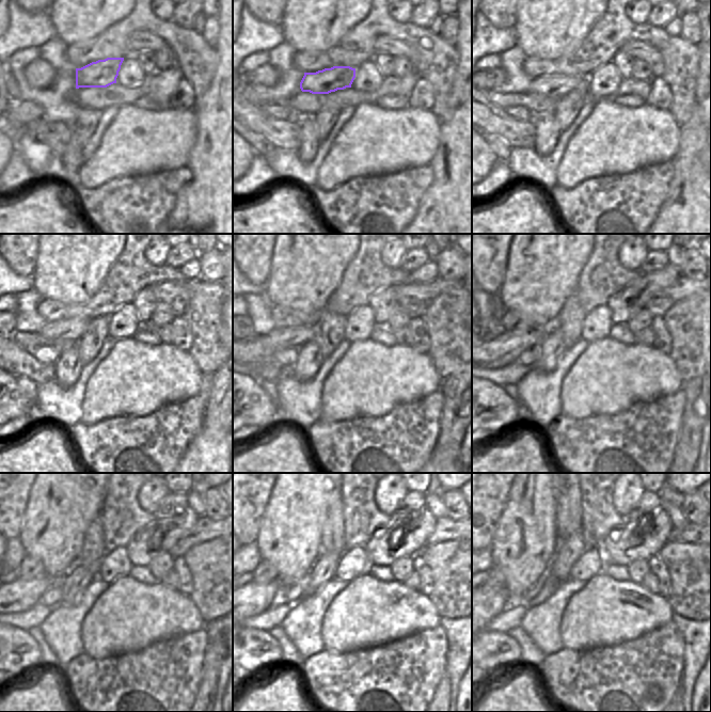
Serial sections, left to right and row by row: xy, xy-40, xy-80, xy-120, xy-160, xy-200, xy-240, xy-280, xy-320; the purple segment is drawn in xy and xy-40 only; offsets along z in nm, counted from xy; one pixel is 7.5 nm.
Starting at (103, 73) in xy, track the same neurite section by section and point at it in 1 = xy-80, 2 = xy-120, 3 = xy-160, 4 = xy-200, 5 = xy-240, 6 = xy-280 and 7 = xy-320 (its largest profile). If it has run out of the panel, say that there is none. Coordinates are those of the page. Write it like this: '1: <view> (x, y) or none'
1: xy-80 (551, 85)
2: xy-120 (70, 329)
3: xy-160 (265, 347)
4: xy-200 (503, 350)
5: xy-240 (18, 596)
6: xy-280 (254, 599)
7: xy-320 (493, 602)

